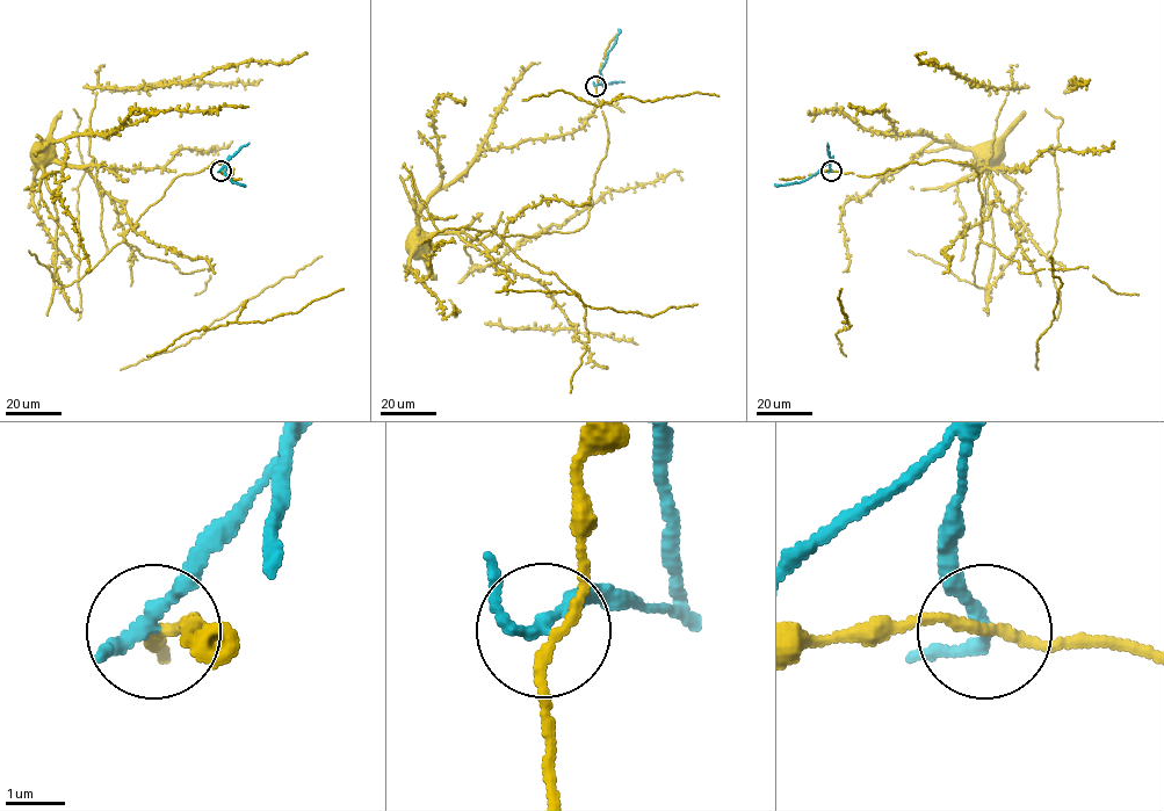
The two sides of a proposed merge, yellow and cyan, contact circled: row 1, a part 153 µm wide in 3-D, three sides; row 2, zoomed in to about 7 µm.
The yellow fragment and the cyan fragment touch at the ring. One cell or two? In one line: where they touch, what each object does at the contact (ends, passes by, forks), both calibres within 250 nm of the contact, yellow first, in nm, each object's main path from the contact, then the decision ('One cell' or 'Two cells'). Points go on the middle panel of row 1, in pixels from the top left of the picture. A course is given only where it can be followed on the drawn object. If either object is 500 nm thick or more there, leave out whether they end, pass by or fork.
Place: (595, 86). At the ring yellow passes by. At the ring cyan passes by. Thickness 160 nm (yellow) against 200 nm. Course of yellow: (595, 86), (608, 143), (582, 227), (536, 237), (484, 231), (471, 241), (463, 233), (417, 233). Course of cyan: (595, 86), (601, 82), (600, 71), (617, 29). Two cells

